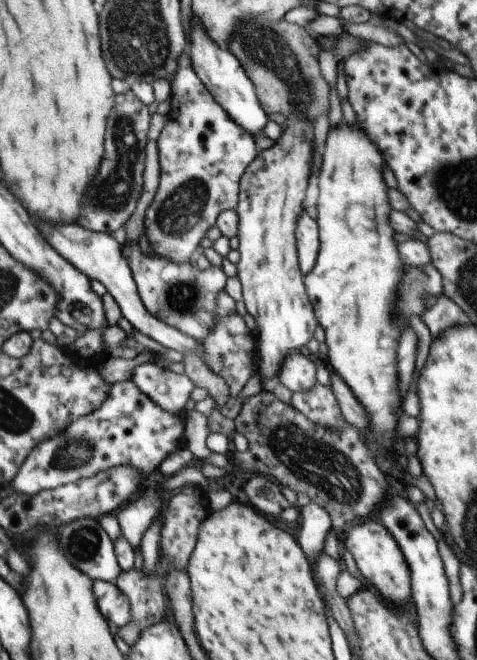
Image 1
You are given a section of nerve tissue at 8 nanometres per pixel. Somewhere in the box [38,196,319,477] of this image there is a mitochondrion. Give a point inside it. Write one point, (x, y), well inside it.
(75, 454)

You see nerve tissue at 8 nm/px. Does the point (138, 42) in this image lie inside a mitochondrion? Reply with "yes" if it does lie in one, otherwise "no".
yes

